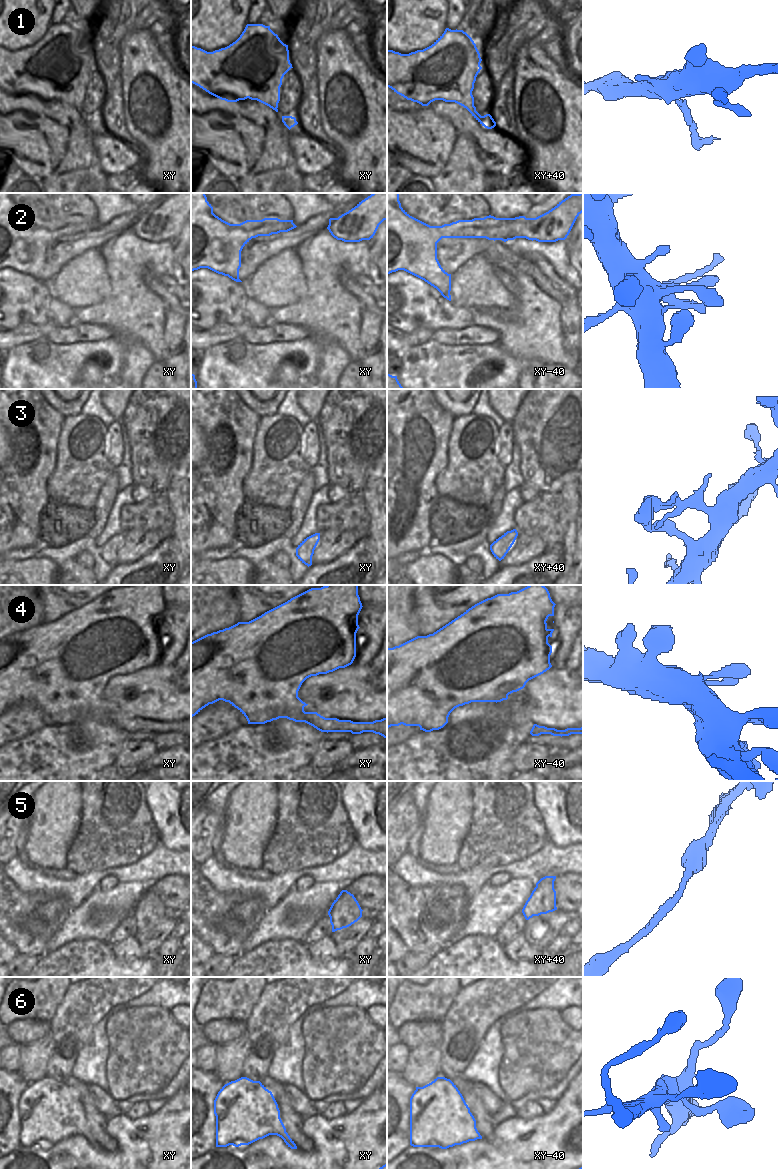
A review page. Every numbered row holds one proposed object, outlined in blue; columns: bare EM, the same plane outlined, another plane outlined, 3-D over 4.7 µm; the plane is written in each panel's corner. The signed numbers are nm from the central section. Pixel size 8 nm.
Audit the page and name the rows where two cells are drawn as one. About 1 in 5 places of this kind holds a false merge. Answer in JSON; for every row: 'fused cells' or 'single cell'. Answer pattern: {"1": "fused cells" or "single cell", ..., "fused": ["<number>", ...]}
{"1": "fused cells", "2": "single cell", "3": "single cell", "4": "single cell", "5": "single cell", "6": "single cell", "fused": ["1"]}

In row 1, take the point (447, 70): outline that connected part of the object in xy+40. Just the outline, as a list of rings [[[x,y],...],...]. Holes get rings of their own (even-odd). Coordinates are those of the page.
[[[446,28],[429,47],[409,54],[387,50],[387,87],[407,100],[428,106],[435,100],[455,102],[468,111],[474,107],[472,91],[482,67],[472,38],[463,30]]]

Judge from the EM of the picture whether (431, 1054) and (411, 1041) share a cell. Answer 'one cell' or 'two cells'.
two cells

